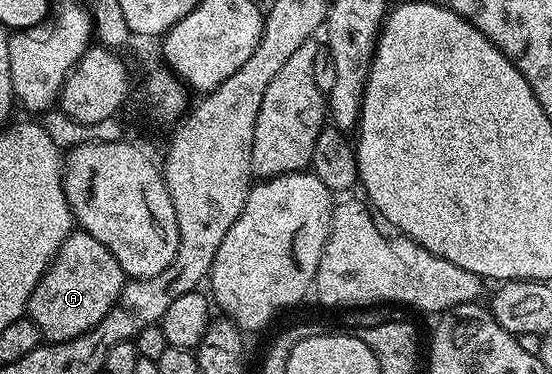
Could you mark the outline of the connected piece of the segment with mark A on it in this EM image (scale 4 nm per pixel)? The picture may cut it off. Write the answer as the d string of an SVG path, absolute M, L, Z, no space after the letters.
M77 229L58 248L52 263L34 288L28 301L27 317L38 324L45 343L69 342L94 328L118 300L126 281L123 268L114 260L106 244L98 244L94 236Z

